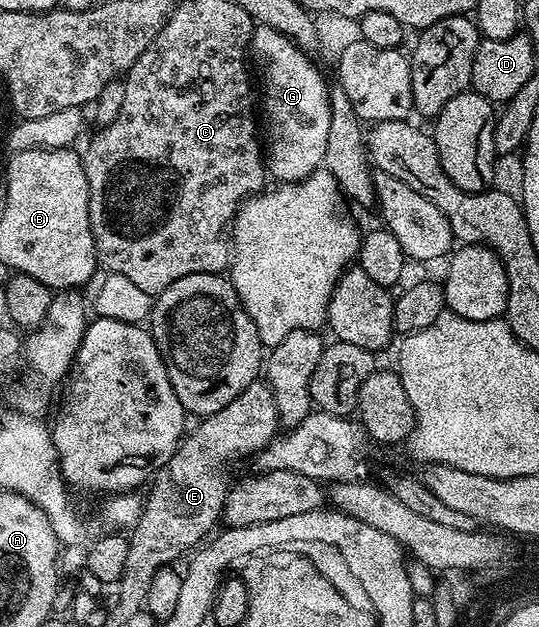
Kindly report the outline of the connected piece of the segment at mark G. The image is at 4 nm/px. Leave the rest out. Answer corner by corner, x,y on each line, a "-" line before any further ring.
254,27
253,39
251,41
251,52
257,55
257,72
261,75
261,92
259,88
259,104
265,107
265,124
269,127
269,144
267,140
267,172
270,177
274,176
274,181
284,182
286,184
295,184
299,180
305,180
312,172
318,171
324,165
325,151
327,150
327,130
331,127
331,110
329,109
329,89
330,85
325,84
325,76
308,60
306,49
298,48
292,40
286,40
275,30
270,28

